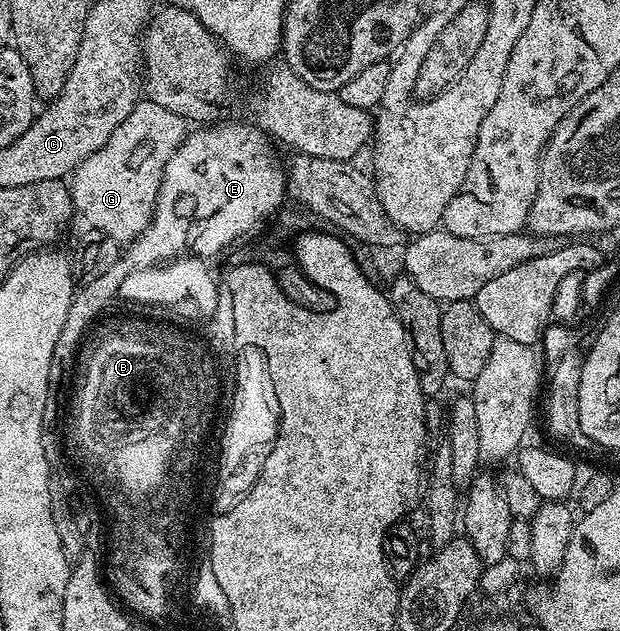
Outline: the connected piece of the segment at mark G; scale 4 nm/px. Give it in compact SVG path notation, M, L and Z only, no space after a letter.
M150 100L139 101L106 144L70 175L71 200L78 217L80 214L91 230L113 236L121 244L134 242L151 225L165 164L188 133L187 119L177 112Z

